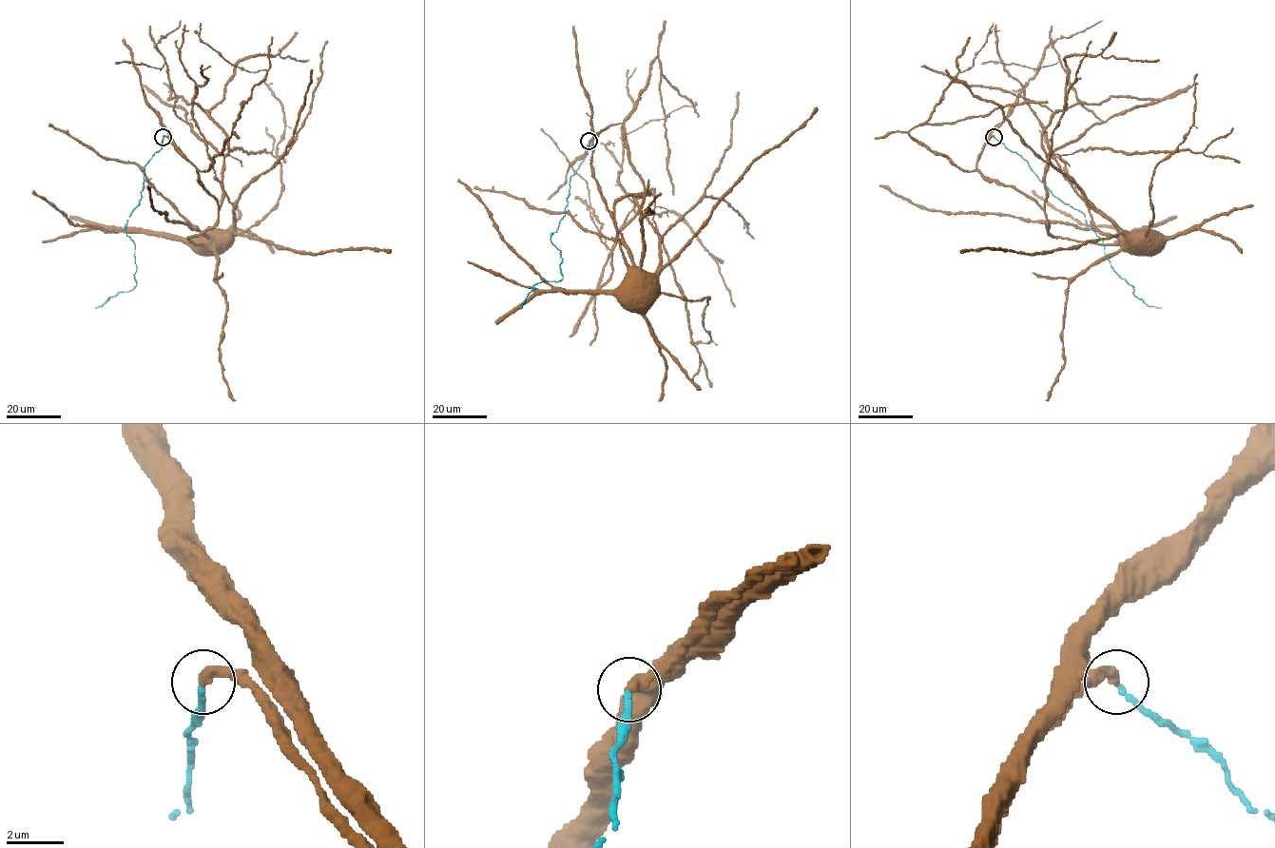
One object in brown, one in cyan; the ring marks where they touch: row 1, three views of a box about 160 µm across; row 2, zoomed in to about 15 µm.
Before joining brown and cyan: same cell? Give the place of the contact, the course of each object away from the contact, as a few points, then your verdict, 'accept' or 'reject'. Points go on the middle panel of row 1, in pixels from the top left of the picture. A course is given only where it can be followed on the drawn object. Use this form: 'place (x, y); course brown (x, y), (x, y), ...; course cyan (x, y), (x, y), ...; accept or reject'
place (589, 141); course brown (589, 141), (622, 124), (629, 161), (642, 182), (644, 192), (622, 198), (614, 207), (627, 267), (624, 281); course cyan (589, 142), (588, 154), (569, 177), (565, 215), (550, 238), (561, 251), (562, 279), (535, 284), (521, 308); reject

